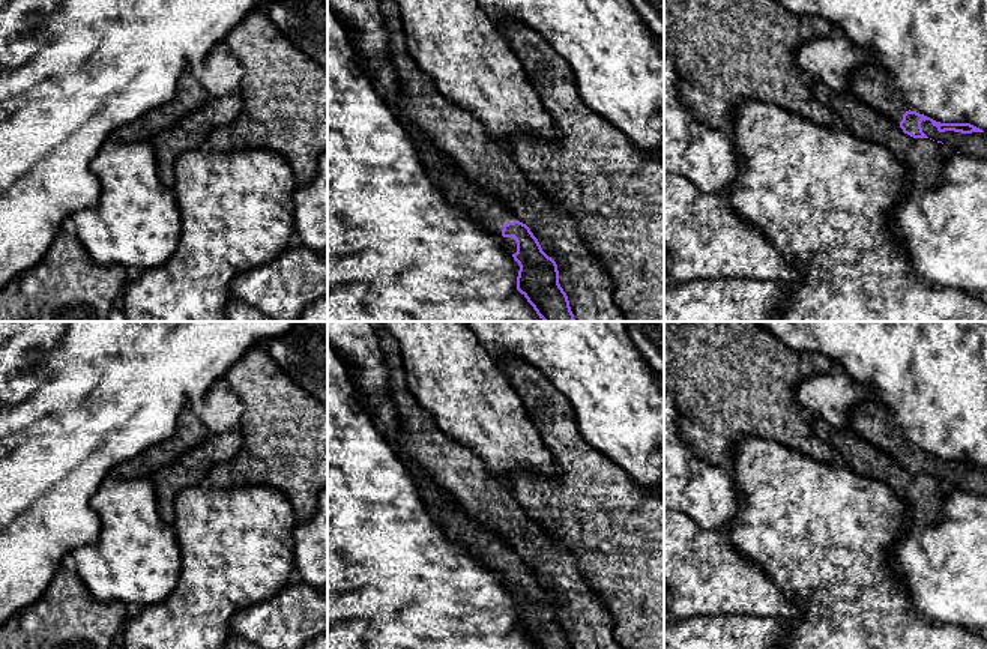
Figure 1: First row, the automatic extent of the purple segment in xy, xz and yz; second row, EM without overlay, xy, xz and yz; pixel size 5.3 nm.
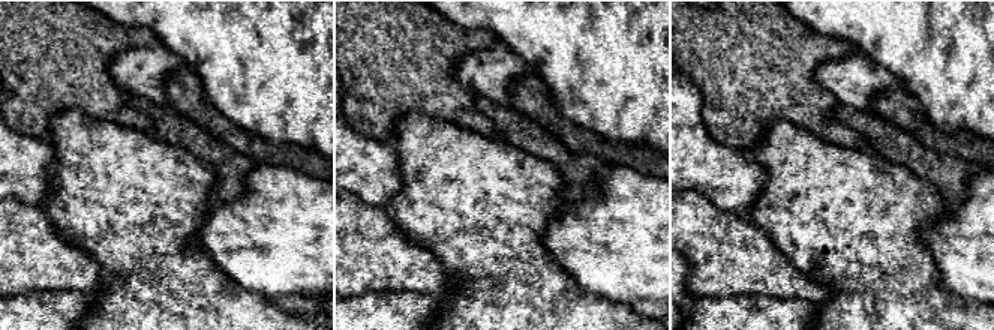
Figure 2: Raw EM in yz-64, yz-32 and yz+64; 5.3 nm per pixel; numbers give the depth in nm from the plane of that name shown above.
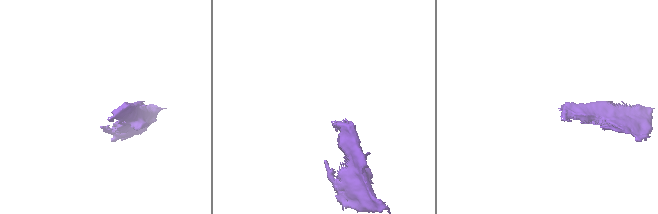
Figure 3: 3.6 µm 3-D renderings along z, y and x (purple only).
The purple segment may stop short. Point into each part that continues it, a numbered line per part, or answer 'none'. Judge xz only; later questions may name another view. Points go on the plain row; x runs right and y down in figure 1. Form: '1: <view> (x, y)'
1: xz (507, 552)
2: xz (510, 580)

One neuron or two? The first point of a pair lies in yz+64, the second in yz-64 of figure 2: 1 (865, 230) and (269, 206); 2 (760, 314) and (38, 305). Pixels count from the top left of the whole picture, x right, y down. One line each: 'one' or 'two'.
1: two
2: one

